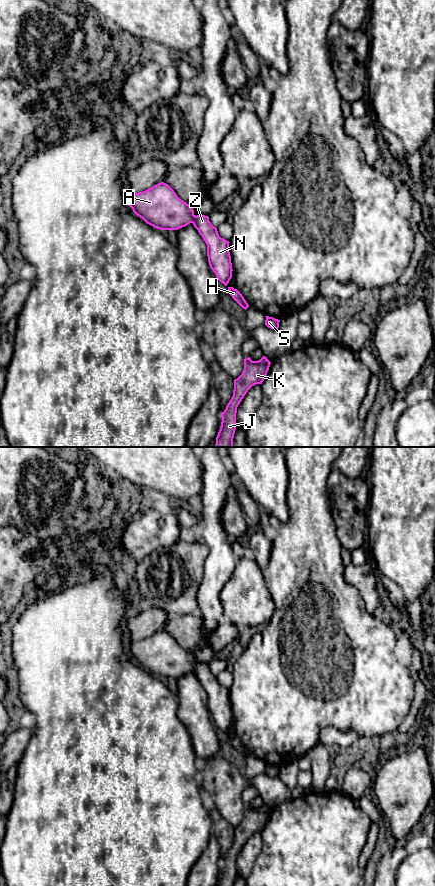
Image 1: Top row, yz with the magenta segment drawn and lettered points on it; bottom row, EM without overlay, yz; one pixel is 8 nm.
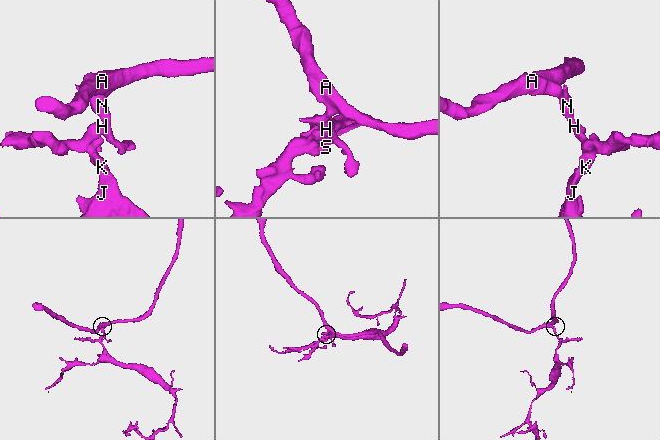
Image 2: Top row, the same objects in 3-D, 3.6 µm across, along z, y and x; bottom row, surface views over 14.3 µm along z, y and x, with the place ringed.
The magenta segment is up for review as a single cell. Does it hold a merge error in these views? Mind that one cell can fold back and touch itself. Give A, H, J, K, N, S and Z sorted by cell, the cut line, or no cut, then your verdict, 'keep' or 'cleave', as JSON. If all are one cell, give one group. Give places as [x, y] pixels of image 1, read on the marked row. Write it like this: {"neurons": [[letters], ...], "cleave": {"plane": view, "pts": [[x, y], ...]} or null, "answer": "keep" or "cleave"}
{"neurons": [["A", "H", "N", "Z"], ["J", "K", "S"]], "cleave": {"plane": "yz", "pts": [[242, 297], [243, 307]]}, "answer": "cleave"}

